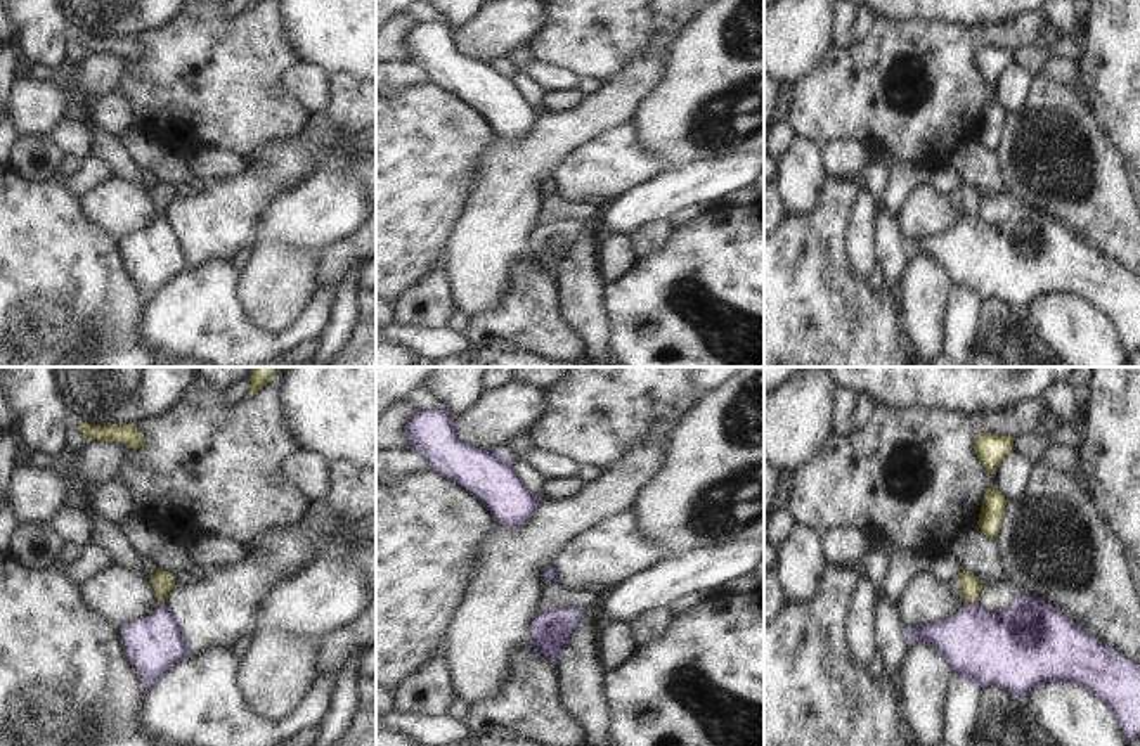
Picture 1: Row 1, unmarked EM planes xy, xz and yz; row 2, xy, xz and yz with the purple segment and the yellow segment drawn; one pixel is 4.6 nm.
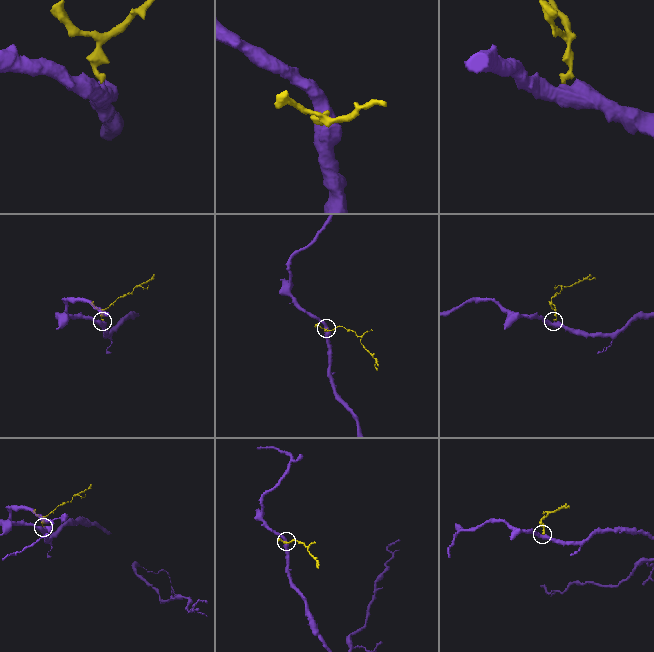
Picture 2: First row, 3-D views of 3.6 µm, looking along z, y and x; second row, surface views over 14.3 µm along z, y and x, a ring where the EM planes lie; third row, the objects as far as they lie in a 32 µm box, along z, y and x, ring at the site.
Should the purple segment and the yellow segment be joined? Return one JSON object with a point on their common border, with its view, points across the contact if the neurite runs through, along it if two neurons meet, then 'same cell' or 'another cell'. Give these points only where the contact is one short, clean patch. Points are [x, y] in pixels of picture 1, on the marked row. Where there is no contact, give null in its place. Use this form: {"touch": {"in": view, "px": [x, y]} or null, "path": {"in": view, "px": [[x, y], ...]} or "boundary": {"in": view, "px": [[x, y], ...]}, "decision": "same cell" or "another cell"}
{"touch": {"in": "yz", "px": [969, 603]}, "path": {"in": "yz", "px": [[988, 649], [972, 634], [969, 603], [969, 584]]}, "decision": "same cell"}

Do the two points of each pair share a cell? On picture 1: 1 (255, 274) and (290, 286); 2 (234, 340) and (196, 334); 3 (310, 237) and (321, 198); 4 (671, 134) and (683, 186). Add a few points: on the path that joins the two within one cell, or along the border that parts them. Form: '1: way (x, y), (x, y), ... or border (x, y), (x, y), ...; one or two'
1: way (264, 274), (281, 279); one
2: way (226, 340), (220, 334), (205, 334); one
3: way (310, 227), (310, 220), (321, 208); one
4: border (718, 158), (669, 168); two

